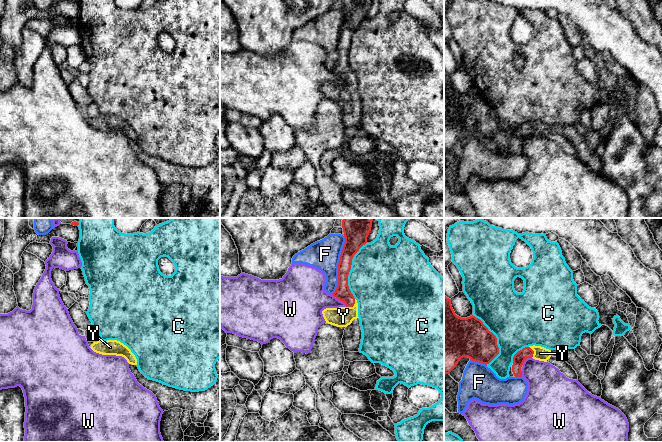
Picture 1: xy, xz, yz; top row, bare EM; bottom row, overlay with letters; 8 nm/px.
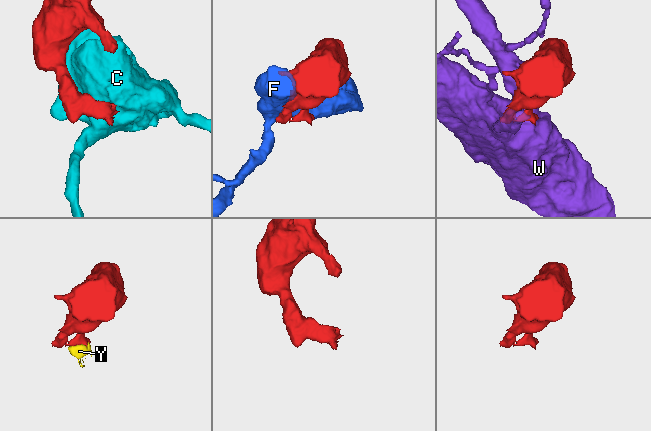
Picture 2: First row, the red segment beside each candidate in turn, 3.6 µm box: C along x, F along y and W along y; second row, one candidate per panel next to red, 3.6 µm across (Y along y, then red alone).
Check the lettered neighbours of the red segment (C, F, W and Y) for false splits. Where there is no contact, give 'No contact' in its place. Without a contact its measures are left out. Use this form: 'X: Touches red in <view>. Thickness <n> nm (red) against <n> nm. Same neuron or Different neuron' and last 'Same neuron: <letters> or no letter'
C: Touches red in xz. Thickness 160 nm (red) against 500 nm. Different neuron
F: Touches red in xz. Thickness 160 nm (red) against 240 nm. Different neuron
W: Touches red in xz. Thickness 120 nm (red) against 280 nm. Different neuron
Y: Touches red in xz. Thickness 120 nm (red) against 160 nm. Same neuron
Same neuron: Y

